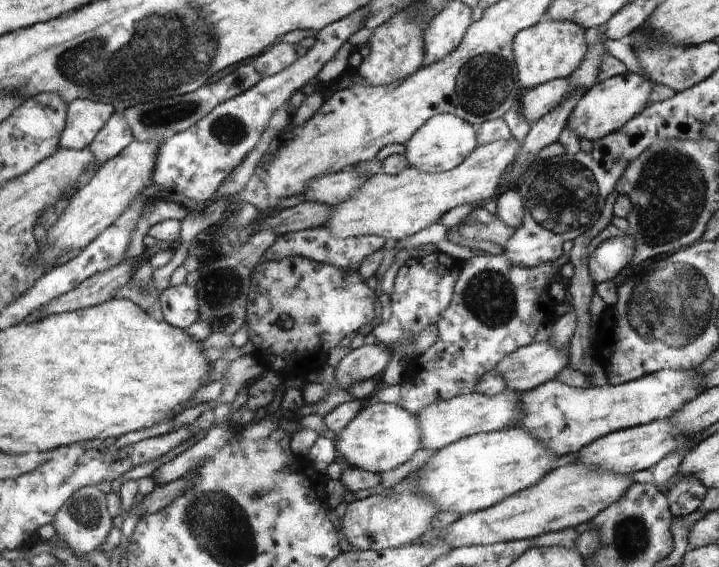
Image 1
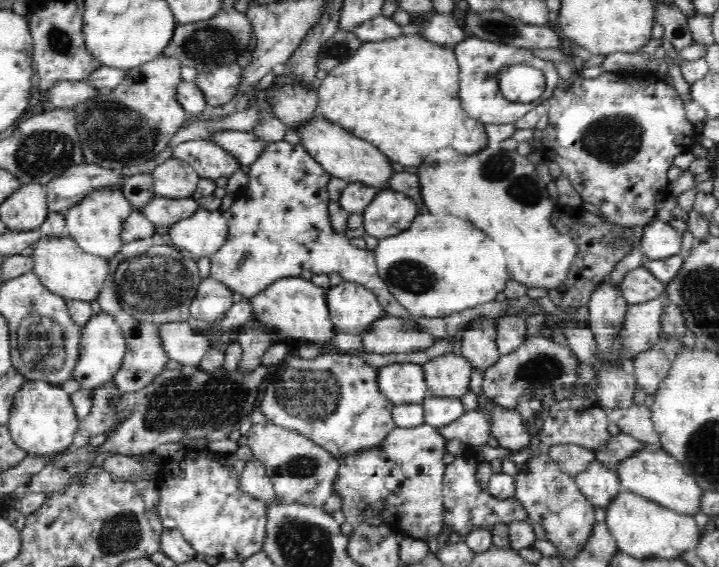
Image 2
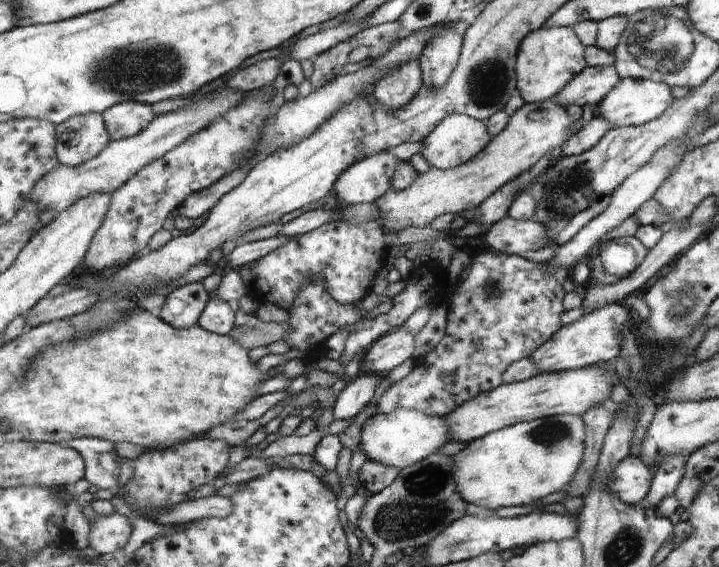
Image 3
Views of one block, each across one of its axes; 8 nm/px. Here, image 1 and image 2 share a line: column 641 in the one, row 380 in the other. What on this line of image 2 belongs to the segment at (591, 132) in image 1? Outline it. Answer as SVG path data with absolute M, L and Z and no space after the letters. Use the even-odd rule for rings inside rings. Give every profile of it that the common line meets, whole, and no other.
M104 311L93 313L92 318L82 326L81 351L74 370L74 381L82 389L94 391L113 381L125 360L125 337L116 317Z

